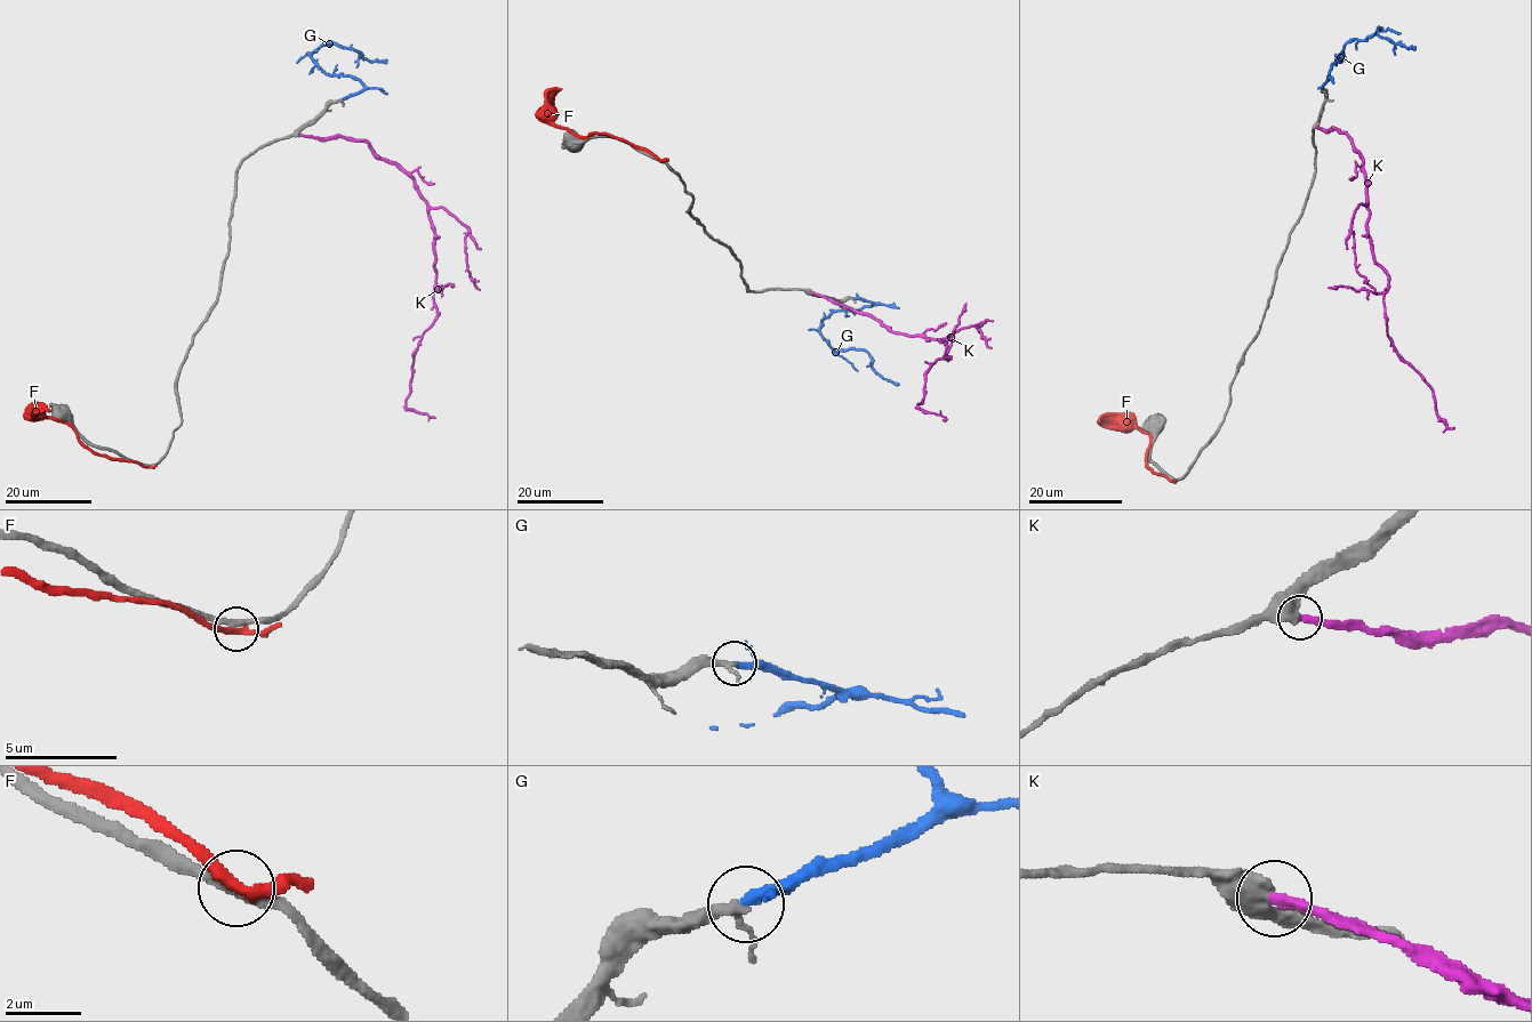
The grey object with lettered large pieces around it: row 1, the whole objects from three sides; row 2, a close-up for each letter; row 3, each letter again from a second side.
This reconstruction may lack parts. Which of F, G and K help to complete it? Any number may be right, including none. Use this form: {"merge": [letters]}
{"merge": ["G"]}

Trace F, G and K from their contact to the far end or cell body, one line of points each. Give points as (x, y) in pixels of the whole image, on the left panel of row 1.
F: (147, 466), (93, 452), (80, 441), (75, 429), (46, 418), (40, 408), (49, 411)
G: (343, 99), (363, 85), (350, 77), (327, 75), (307, 54), (323, 43), (338, 45), (365, 58), (387, 59)
K: (299, 135), (363, 139), (410, 176), (426, 203), (434, 232), (438, 318), (414, 354), (406, 407), (431, 417)

